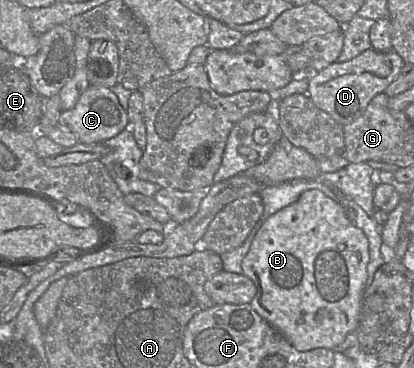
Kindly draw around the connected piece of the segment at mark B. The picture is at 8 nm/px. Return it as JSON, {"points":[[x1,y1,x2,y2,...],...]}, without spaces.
{"points":[[310,189,304,191,295,202,280,209,265,220,252,240,248,253,242,260,242,270,243,274,249,277,256,285,256,295,251,301,253,309,298,351,308,351,314,348,333,350,345,340,348,334,356,331,358,328,363,292,368,277,368,262,369,243,362,229,358,228,348,218,344,207,338,201,328,197,319,189]]}

